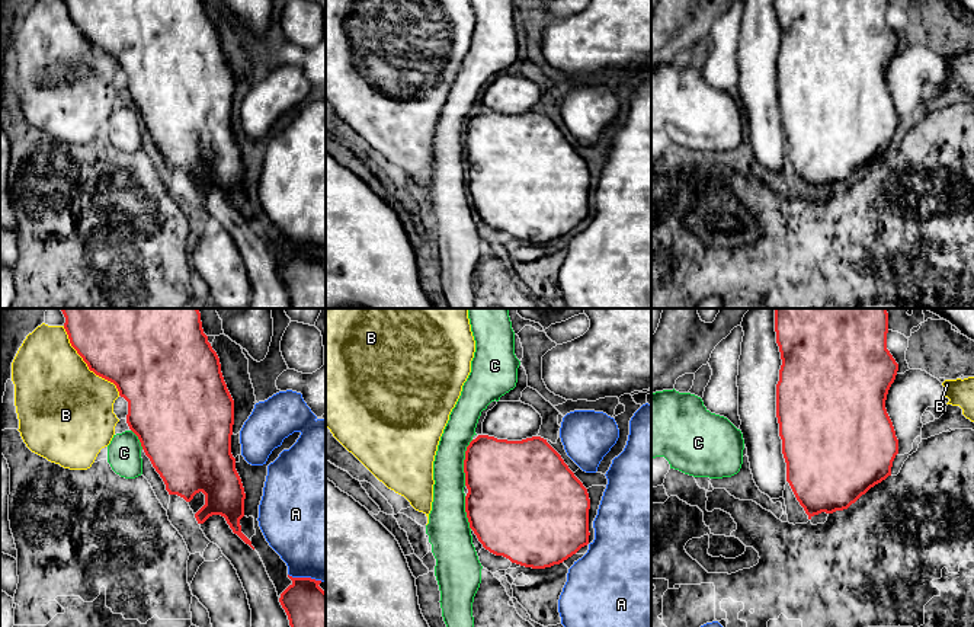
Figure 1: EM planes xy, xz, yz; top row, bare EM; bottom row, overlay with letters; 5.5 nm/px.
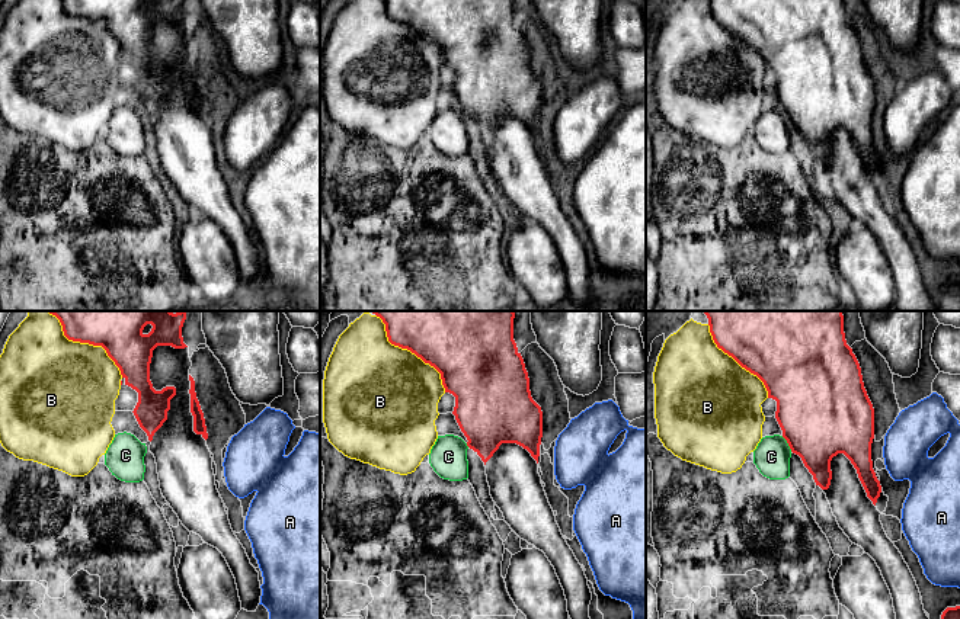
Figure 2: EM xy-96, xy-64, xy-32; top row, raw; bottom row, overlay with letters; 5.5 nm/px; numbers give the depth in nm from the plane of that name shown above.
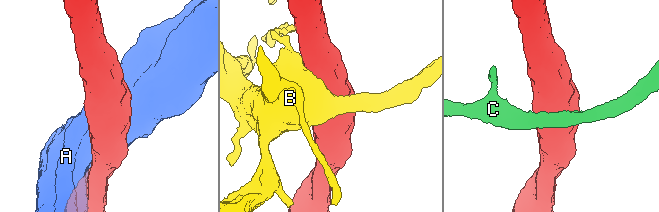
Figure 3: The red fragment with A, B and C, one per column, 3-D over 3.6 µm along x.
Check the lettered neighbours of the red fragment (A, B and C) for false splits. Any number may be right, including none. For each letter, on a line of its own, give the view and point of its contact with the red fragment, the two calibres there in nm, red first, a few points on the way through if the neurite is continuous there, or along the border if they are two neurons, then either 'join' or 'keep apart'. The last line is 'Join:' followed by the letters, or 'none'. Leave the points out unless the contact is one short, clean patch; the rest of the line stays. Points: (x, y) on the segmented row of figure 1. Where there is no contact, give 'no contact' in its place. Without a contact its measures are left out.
A: meets red in xy at (306, 578); 240 nm thick on the red side, 480 nm on the other; keep apart
B: meets red in xy at (87, 365); 500 nm thick on the red side, 480 nm on the other; keep apart
C: meets red in xz at (464, 463); 440 nm thick on the red side, 180 nm on the other; border along xz (473, 440), (465, 451), (464, 485); keep apart
Join: none

